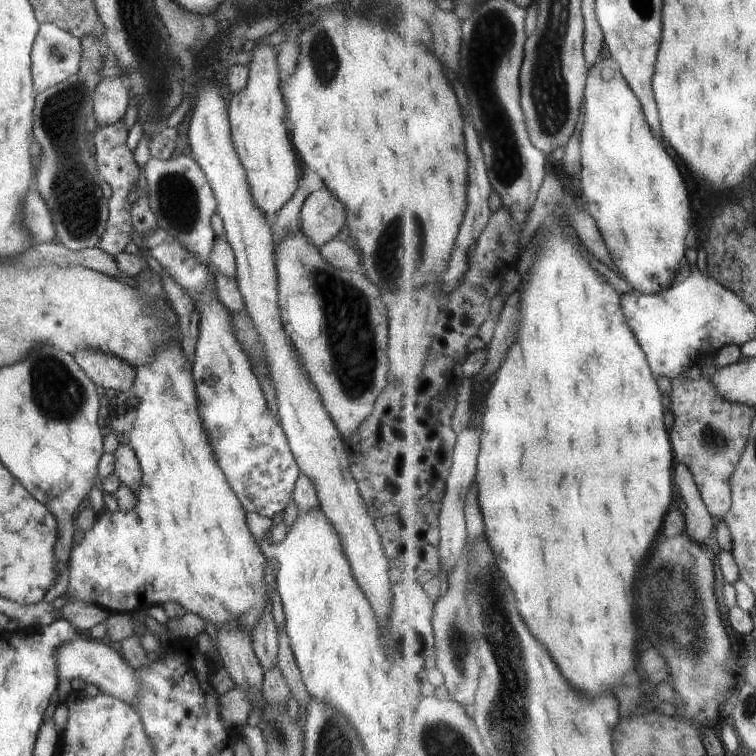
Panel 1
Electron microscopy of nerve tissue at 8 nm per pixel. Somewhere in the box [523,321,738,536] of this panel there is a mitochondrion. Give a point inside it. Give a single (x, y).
(713, 440)

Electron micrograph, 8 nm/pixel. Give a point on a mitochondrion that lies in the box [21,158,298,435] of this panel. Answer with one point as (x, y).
(58, 393)

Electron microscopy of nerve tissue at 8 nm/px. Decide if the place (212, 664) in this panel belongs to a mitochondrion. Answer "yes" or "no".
no

